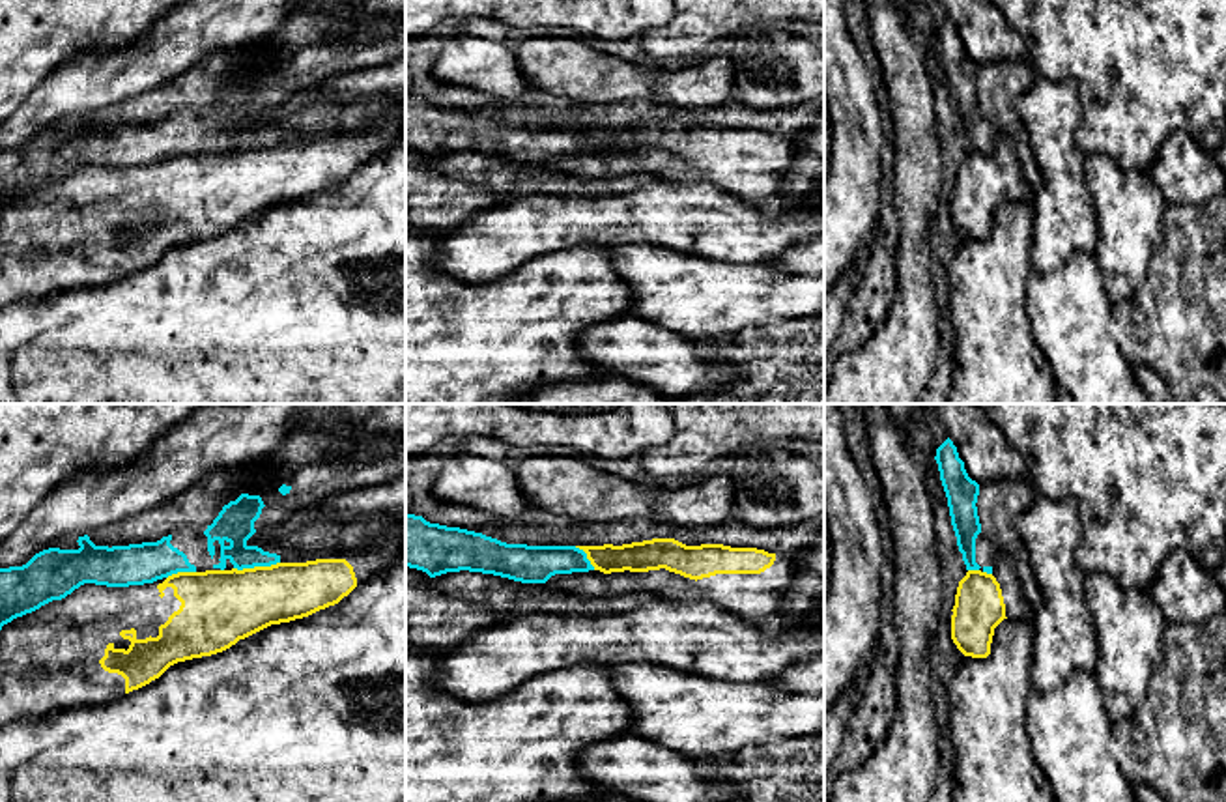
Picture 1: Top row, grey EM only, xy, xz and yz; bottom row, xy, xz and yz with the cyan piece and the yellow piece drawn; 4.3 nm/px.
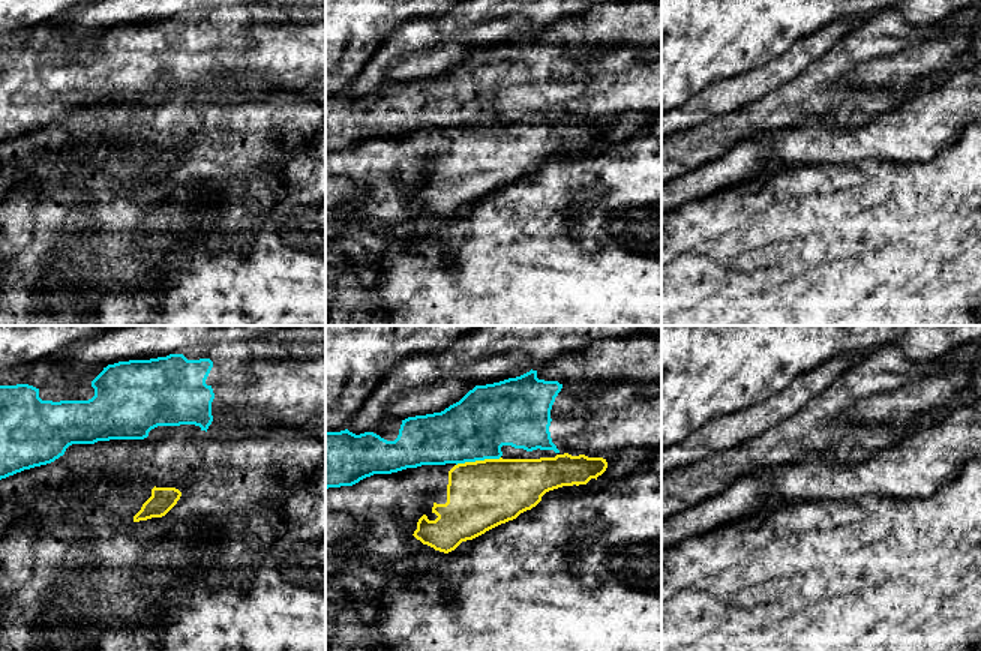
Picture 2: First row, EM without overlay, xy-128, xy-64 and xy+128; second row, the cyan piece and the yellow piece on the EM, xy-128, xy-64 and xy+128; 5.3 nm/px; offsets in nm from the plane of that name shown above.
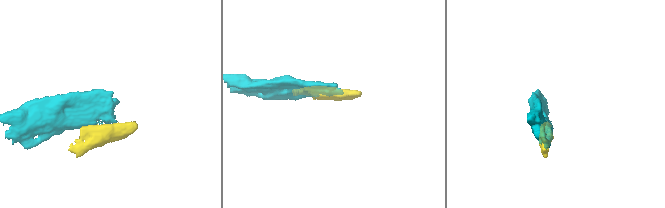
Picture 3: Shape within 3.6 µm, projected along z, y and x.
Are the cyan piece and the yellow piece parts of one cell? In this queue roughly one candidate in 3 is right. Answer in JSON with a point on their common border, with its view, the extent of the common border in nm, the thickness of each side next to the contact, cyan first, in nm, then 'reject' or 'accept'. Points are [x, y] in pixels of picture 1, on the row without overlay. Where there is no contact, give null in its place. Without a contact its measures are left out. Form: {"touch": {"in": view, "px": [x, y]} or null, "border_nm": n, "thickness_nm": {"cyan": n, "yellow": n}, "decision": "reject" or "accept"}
{"touch": {"in": "xy", "px": [256, 146]}, "border_nm": 200, "thickness_nm": {"cyan": 160, "yellow": 320}, "decision": "reject"}

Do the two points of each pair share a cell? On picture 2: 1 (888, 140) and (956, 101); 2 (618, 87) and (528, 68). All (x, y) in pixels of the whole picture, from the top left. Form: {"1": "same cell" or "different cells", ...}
{"1": "same cell", "2": "same cell"}

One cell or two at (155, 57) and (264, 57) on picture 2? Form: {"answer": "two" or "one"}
{"answer": "one"}

